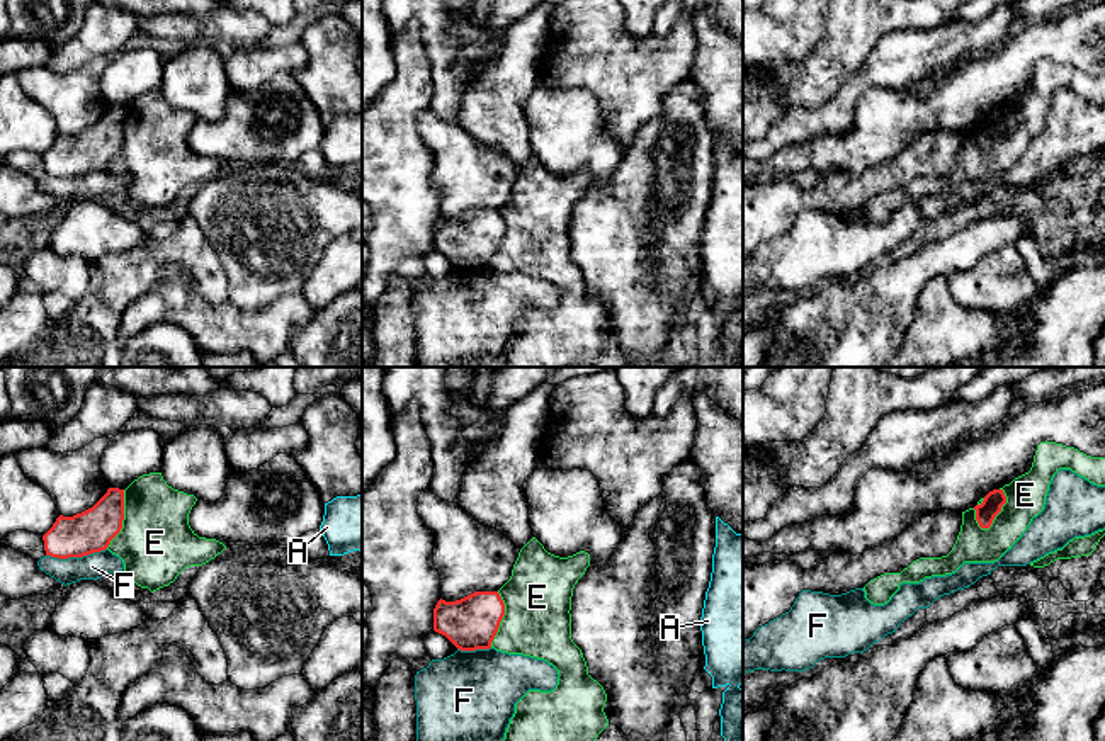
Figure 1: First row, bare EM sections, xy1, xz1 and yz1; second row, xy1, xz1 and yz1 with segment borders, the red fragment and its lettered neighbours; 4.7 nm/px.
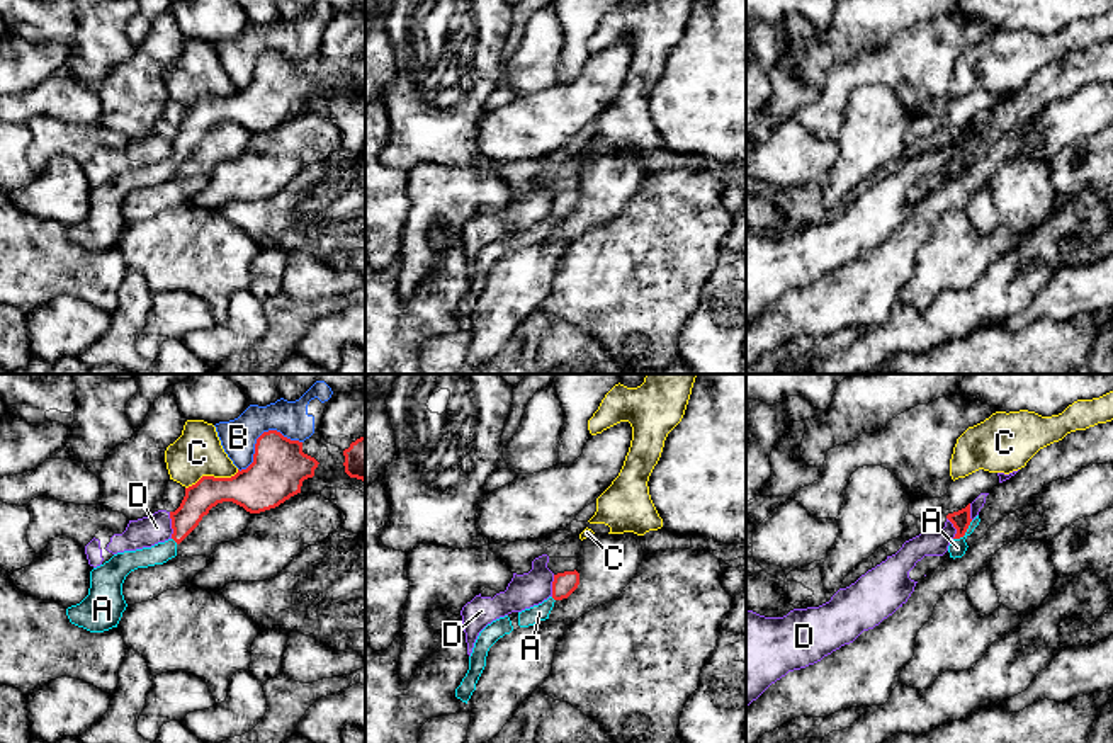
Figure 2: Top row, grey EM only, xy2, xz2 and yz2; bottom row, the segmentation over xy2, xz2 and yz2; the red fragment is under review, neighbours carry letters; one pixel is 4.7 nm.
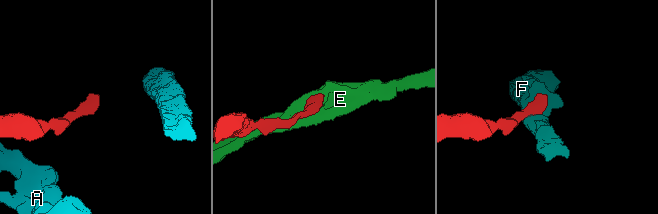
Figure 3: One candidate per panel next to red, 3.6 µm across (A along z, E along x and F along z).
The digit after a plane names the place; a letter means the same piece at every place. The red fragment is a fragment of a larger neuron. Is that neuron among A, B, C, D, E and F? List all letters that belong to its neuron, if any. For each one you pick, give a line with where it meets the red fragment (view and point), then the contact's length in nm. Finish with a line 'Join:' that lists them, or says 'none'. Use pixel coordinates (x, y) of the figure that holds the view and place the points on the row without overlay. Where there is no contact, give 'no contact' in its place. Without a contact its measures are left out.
A: contact yz2 (966, 150); length 130 nm
Join: A

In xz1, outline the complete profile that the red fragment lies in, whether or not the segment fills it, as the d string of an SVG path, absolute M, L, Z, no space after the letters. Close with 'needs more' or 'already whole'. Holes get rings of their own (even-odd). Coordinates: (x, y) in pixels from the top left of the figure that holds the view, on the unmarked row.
M474 211L461 219L439 219L434 228L434 250L461 270L490 269L505 235L498 211Z | already whole

